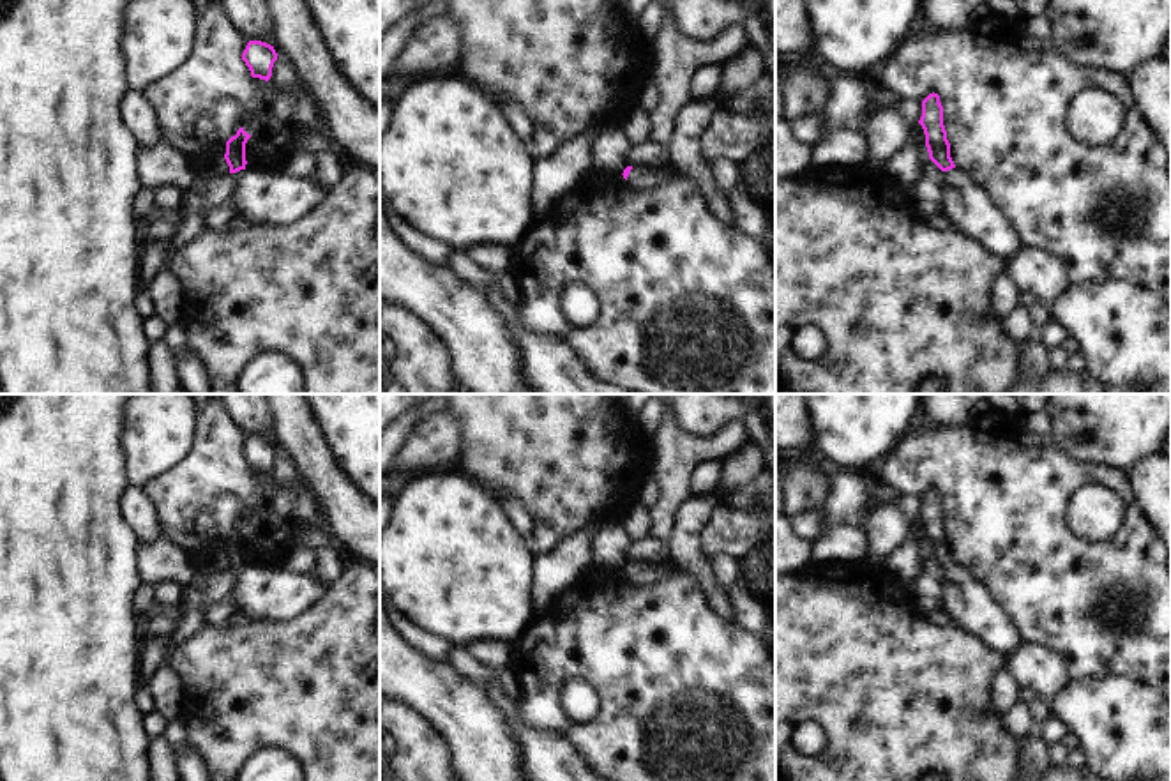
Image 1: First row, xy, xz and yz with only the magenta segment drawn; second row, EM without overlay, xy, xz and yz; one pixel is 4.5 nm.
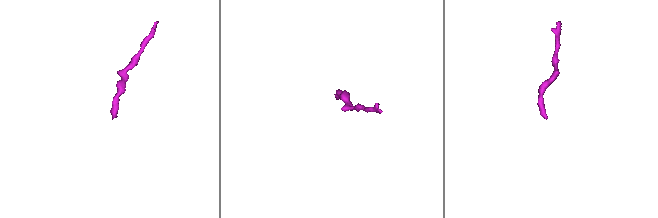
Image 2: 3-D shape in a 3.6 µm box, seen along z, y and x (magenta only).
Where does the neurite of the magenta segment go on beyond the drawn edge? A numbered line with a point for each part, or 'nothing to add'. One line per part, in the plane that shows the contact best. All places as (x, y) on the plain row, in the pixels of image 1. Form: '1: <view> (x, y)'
1: xz (640, 571)

